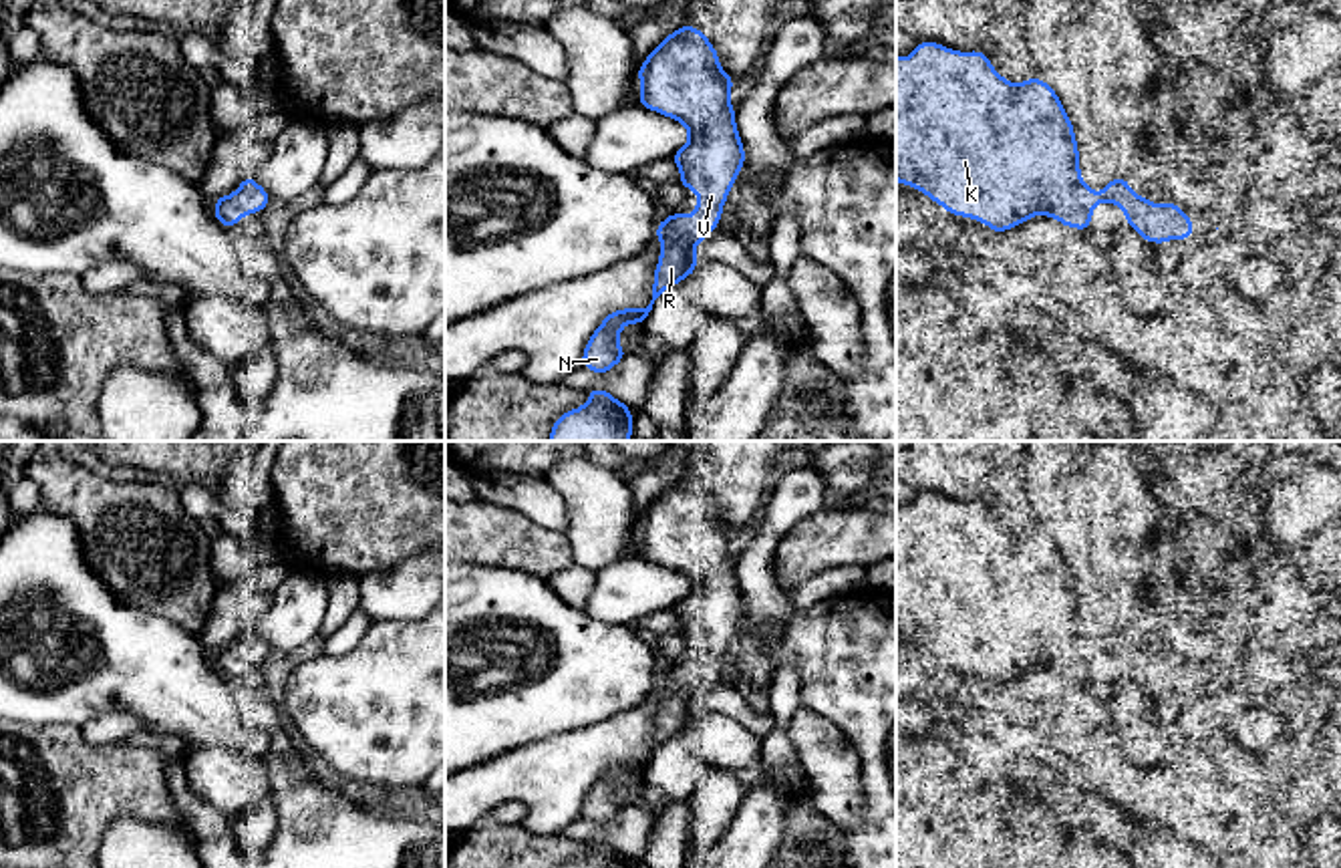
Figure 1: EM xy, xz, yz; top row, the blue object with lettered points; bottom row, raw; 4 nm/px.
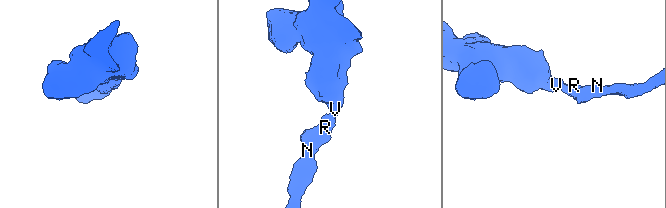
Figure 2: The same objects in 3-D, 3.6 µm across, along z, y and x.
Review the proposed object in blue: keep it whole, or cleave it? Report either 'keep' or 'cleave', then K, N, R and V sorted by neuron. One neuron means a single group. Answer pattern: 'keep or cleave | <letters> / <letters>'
keep | K N R V

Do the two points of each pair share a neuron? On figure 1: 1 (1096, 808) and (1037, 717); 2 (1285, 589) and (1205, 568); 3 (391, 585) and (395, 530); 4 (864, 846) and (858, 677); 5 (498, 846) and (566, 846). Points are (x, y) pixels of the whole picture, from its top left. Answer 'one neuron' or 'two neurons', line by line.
1: two neurons
2: one neuron
3: two neurons
4: one neuron
5: one neuron

